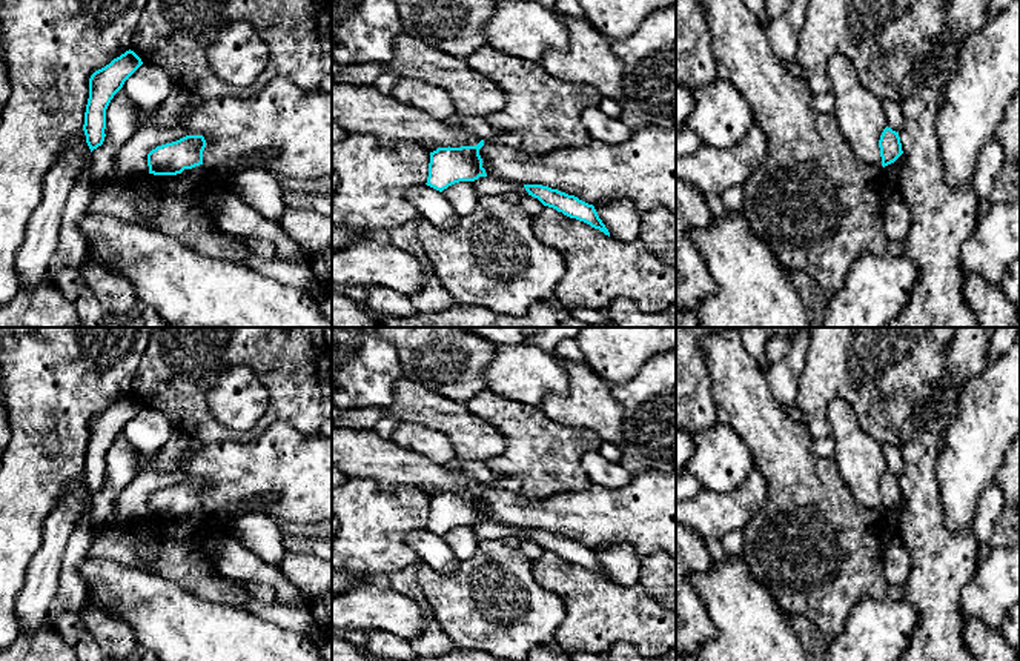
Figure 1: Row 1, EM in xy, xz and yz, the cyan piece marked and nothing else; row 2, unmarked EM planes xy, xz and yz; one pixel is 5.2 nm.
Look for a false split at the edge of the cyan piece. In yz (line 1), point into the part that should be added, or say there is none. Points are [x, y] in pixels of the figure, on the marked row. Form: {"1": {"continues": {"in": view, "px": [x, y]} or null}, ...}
{"1": {"continues": null}}

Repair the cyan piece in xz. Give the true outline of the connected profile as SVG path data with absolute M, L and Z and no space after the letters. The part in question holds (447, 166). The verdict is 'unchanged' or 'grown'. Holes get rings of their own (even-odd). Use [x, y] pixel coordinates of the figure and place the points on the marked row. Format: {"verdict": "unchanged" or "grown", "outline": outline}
{"verdict": "unchanged", "outline": "M484 140L476 146L449 146L430 152L429 177L426 184L442 192L455 183L475 181L479 177L487 177L479 155L482 146Z"}

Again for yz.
{"verdict": "unchanged", "outline": "M888 126L880 135L879 148L883 168L894 163L903 154L899 132L892 131Z"}

